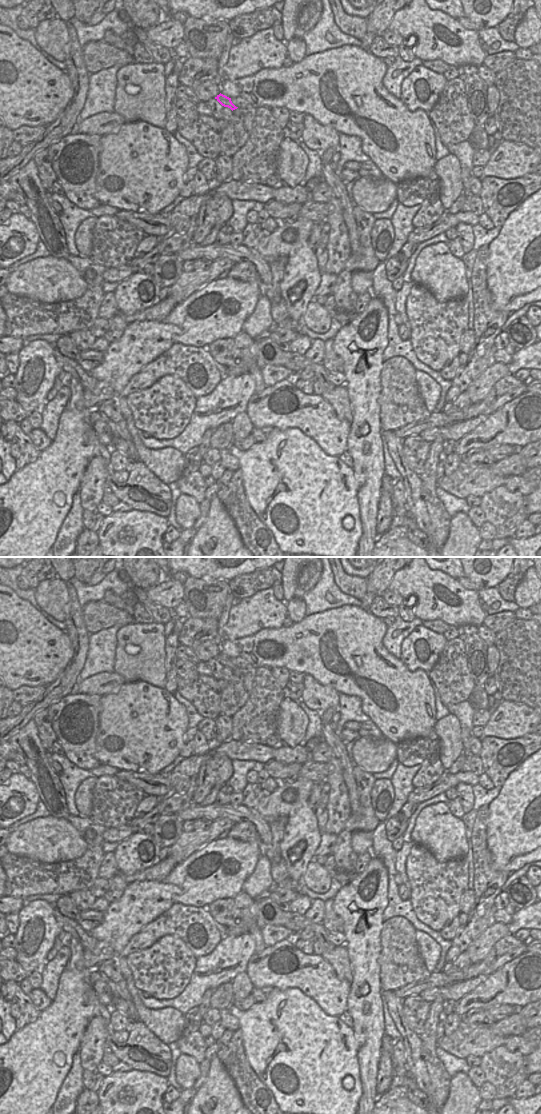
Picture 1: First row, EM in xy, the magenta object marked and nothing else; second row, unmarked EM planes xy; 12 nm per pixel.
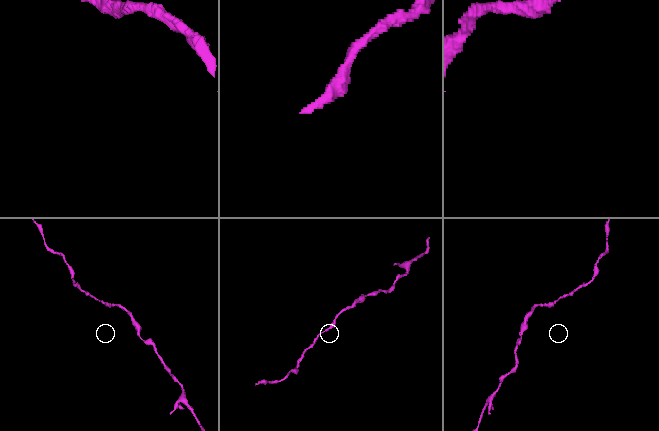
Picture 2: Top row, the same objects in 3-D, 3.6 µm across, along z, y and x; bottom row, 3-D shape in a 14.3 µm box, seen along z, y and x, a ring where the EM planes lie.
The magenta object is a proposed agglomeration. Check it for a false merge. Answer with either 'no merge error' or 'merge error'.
no merge error

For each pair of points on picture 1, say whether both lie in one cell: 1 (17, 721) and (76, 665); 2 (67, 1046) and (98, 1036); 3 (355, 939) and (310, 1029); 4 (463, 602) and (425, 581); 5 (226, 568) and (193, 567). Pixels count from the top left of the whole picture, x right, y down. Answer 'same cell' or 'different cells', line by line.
1: same cell
2: different cells
3: different cells
4: same cell
5: same cell

